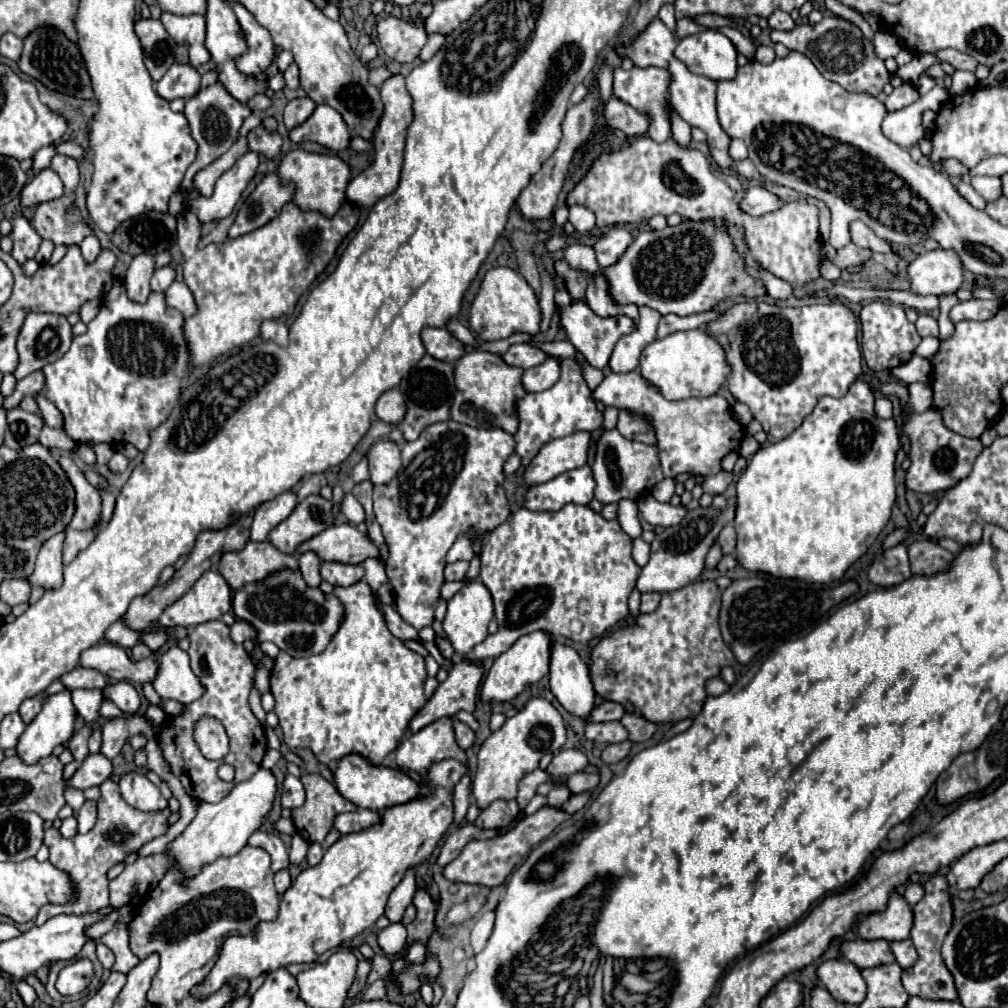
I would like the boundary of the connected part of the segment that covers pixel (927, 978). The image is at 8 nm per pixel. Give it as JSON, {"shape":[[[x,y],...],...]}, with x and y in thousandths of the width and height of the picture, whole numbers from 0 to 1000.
{"shape":[[[927,867],[917,877],[919,887],[917,891],[905,901],[907,903],[907,919],[903,925],[903,933],[907,935],[911,942],[911,952],[907,958],[895,962],[895,978],[903,988],[913,988],[921,992],[950,992],[950,984],[946,980],[946,968],[942,968],[942,962],[938,960],[933,940],[935,933],[944,921],[946,909],[944,909],[944,887],[942,877],[937,867]]]}

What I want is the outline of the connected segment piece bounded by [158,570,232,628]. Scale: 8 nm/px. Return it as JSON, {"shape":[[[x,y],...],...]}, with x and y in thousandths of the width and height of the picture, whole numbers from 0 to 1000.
{"shape":[[[208,565],[179,595],[169,599],[157,613],[163,623],[196,621],[218,613],[230,603],[230,585],[224,575]]]}

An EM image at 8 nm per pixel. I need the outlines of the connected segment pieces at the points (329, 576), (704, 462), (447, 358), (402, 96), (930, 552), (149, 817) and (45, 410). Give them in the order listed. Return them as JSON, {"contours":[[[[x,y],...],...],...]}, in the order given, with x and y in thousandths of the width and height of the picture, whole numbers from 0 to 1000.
{"contours":[[[[321,558],[317,562],[319,575],[327,577],[329,581],[349,581],[361,573],[361,562],[359,560],[337,560],[337,558]]],[[[601,363],[597,369],[599,377],[587,387],[587,397],[597,399],[599,403],[611,403],[613,407],[629,409],[631,413],[645,417],[651,431],[653,454],[659,472],[671,474],[679,468],[708,472],[714,468],[716,454],[724,448],[732,448],[738,435],[738,425],[730,419],[726,403],[718,393],[706,391],[702,395],[663,399],[655,389],[645,385],[631,367],[613,371],[605,363]]],[[[423,325],[419,329],[419,339],[427,353],[440,359],[450,359],[462,349],[462,343],[442,325]]],[[[389,73],[377,85],[377,95],[379,95],[379,101],[381,101],[381,109],[379,109],[379,119],[375,121],[375,127],[371,131],[373,159],[365,169],[361,169],[353,177],[349,177],[345,181],[345,187],[343,187],[343,192],[351,202],[365,204],[365,206],[371,204],[377,196],[385,194],[395,185],[397,171],[399,171],[399,151],[401,151],[401,145],[403,145],[403,127],[407,125],[407,119],[411,117],[409,99],[407,99],[407,93],[403,89],[399,73]]],[[[915,534],[901,540],[901,550],[905,560],[905,569],[917,569],[917,571],[925,571],[929,567],[938,565],[940,558],[946,554],[944,548],[937,546],[929,536],[923,534]]],[[[105,774],[101,780],[101,790],[97,794],[97,815],[87,827],[75,827],[73,831],[63,831],[56,821],[48,821],[44,825],[44,837],[50,843],[50,855],[67,865],[71,873],[77,879],[77,893],[69,895],[65,899],[58,897],[46,897],[40,901],[36,909],[36,919],[44,917],[52,909],[58,907],[83,907],[83,905],[93,905],[103,899],[107,899],[107,863],[115,859],[117,855],[123,855],[123,851],[129,845],[137,845],[145,835],[149,835],[155,829],[161,829],[165,821],[165,812],[169,810],[169,804],[157,806],[157,808],[147,808],[131,802],[125,798],[125,794],[119,790],[119,782],[115,776]]],[[[36,391],[36,399],[40,403],[40,413],[44,415],[46,423],[50,423],[50,425],[62,425],[62,421],[63,421],[62,409],[58,409],[58,405],[50,397],[46,397],[42,391]]]]}

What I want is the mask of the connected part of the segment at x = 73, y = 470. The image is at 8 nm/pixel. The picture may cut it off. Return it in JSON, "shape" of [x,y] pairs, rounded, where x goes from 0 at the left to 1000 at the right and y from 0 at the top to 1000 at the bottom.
{"shape":[[[62,452],[58,458],[63,464],[63,468],[67,470],[71,482],[75,484],[75,510],[67,524],[73,524],[73,526],[93,524],[93,520],[99,518],[99,508],[101,508],[99,488],[91,480],[87,480],[81,466],[75,462],[75,458],[71,454]]]}

